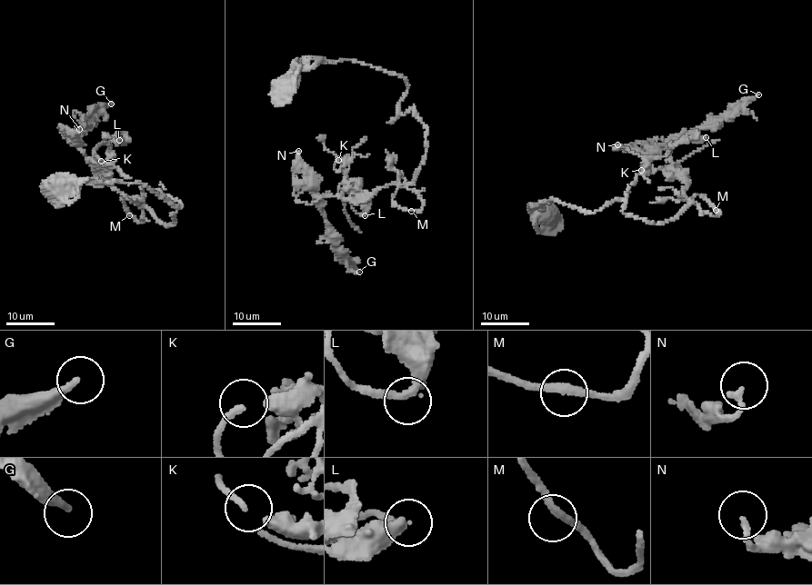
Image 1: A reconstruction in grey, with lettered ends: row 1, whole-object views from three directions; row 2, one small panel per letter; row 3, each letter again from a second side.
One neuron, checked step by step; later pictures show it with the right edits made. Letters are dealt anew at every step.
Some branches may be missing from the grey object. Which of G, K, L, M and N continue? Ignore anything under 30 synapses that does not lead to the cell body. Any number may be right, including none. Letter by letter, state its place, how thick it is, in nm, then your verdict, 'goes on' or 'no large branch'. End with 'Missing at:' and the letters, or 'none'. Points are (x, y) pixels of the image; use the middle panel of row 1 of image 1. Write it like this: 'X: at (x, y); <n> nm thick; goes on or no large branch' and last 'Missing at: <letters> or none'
G: at (359, 272); 220 nm thick; goes on
K: at (338, 160); 190 nm thick; no large branch
L: at (365, 215); 280 nm thick; no large branch
M: at (411, 211); 200 nm thick; no large branch
N: at (298, 151); 190 nm thick; no large branch
Missing at: G

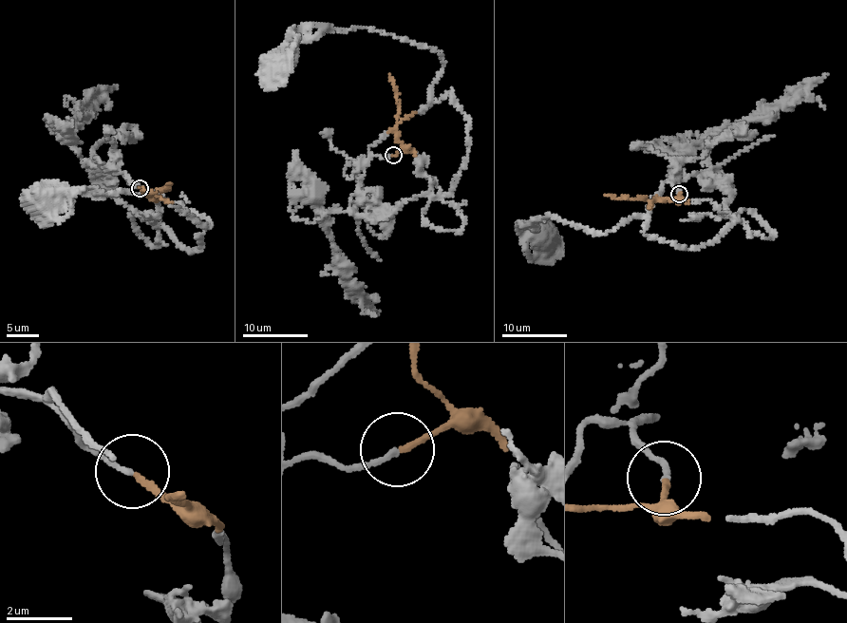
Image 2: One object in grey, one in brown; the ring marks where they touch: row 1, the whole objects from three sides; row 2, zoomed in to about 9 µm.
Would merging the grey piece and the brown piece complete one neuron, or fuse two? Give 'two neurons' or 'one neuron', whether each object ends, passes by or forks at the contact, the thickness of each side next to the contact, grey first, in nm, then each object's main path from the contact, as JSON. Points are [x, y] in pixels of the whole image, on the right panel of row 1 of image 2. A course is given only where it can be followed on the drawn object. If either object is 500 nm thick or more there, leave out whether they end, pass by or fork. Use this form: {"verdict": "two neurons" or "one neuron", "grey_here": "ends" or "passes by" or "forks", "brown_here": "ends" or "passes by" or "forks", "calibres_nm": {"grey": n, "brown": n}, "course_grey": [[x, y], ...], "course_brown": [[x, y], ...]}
{"verdict": "one neuron", "grey_here": "ends", "brown_here": "ends", "calibres_nm": {"grey": 160, "brown": 180}, "course_grey": [[679, 194], [698, 174], [733, 195], [739, 219], [691, 249], [640, 217], [599, 234], [533, 220], [543, 235]], "course_brown": [[679, 194], [675, 198], [665, 200], [606, 196]]}

